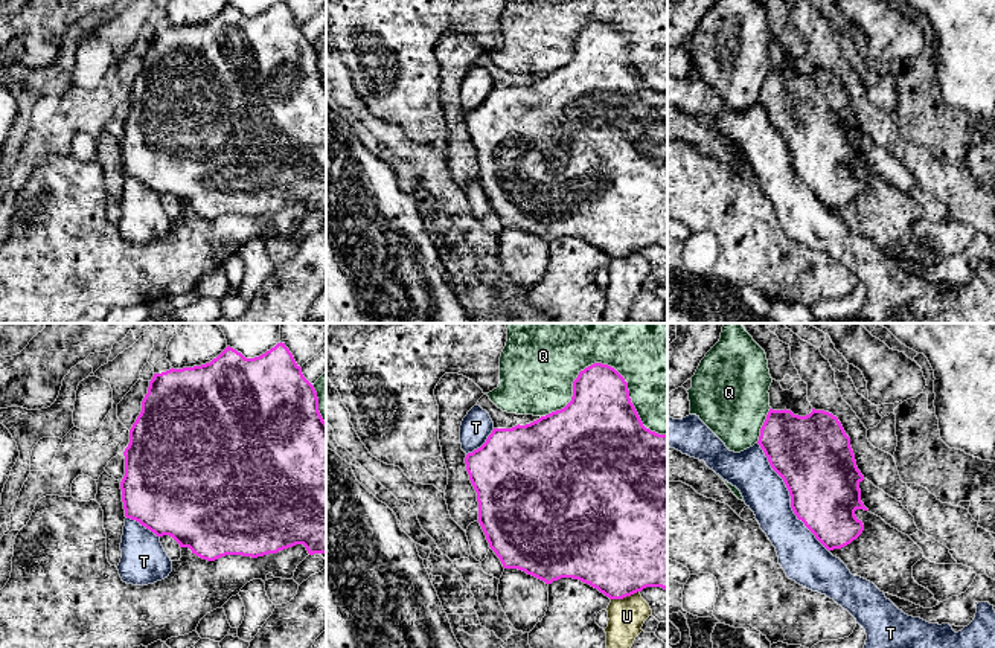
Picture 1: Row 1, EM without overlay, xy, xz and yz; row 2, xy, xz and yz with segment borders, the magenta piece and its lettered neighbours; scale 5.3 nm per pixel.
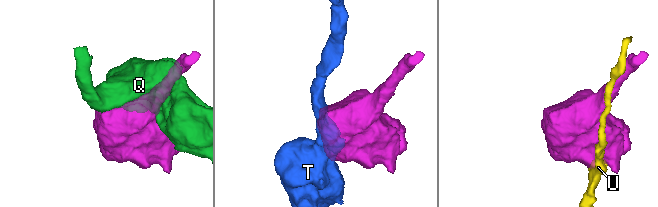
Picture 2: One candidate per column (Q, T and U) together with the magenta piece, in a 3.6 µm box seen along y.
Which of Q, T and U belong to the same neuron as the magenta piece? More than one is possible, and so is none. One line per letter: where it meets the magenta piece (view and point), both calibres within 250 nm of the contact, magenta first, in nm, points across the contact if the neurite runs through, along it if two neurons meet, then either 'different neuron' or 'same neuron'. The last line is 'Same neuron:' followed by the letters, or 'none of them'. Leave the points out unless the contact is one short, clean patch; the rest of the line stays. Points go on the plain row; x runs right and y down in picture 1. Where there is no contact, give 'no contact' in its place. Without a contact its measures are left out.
Q: meets magenta in xz at (607, 23); 340 nm thick on the magenta side, 300 nm on the other; different neuron
T: meets magenta in yz at (791, 156); 400 nm thick on the magenta side, 220 nm on the other; different neuron
U: meets magenta in xz at (625, 255); 480 nm thick on the magenta side, 190 nm on the other; border along xz (639, 249), (611, 258); different neuron
Same neuron: none of them

